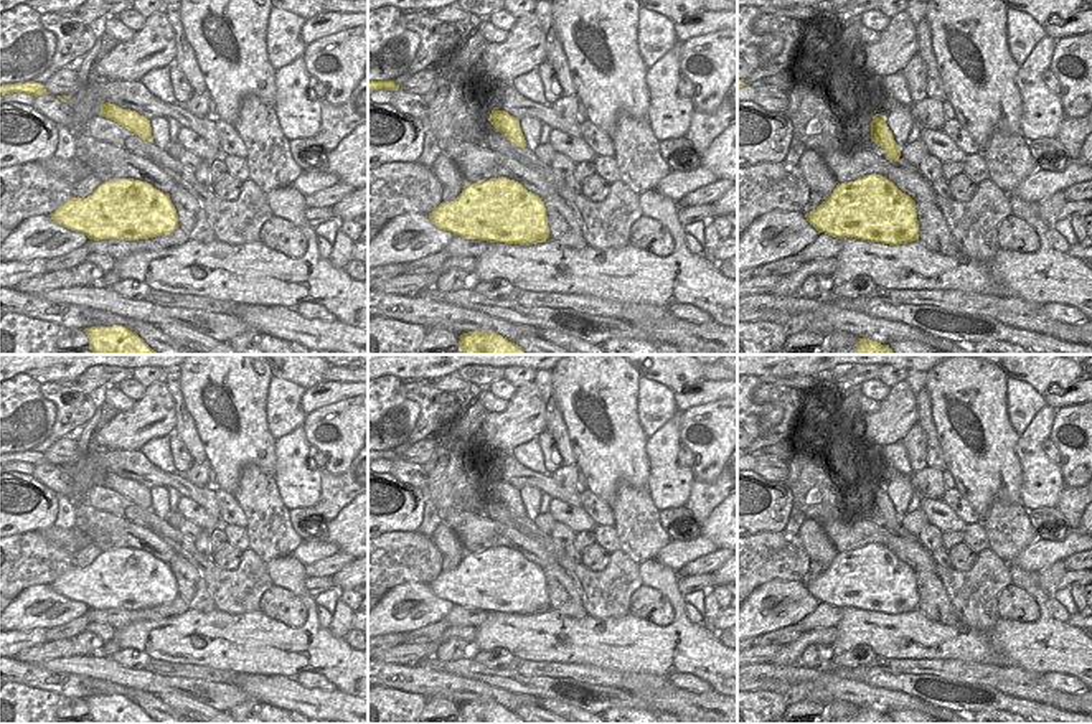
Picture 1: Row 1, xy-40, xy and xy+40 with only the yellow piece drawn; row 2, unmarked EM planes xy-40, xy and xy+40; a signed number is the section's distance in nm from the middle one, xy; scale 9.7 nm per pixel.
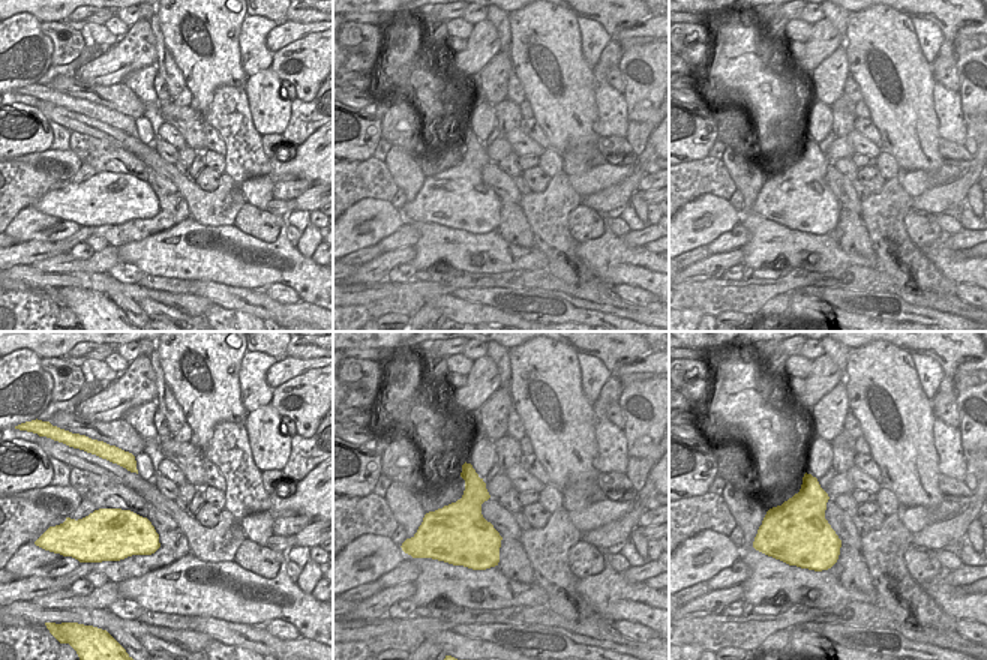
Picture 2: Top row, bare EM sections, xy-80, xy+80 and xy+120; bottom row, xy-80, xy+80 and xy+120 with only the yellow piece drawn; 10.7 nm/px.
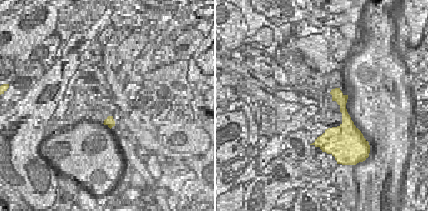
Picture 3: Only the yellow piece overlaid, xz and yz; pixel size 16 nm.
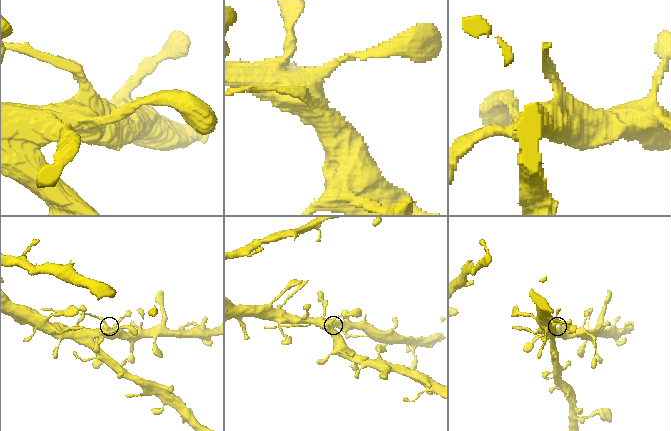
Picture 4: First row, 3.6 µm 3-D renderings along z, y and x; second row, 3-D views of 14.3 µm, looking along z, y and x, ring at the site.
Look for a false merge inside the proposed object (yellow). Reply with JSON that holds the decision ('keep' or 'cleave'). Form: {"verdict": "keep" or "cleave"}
{"verdict": "cleave"}

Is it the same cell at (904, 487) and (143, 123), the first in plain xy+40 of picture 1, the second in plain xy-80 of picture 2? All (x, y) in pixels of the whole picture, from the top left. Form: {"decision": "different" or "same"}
{"decision": "same"}

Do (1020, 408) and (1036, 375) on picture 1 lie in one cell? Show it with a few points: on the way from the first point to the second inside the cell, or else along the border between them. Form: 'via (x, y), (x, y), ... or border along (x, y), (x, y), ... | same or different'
border along (1008, 376), (1026, 381), (1043, 398) | different

